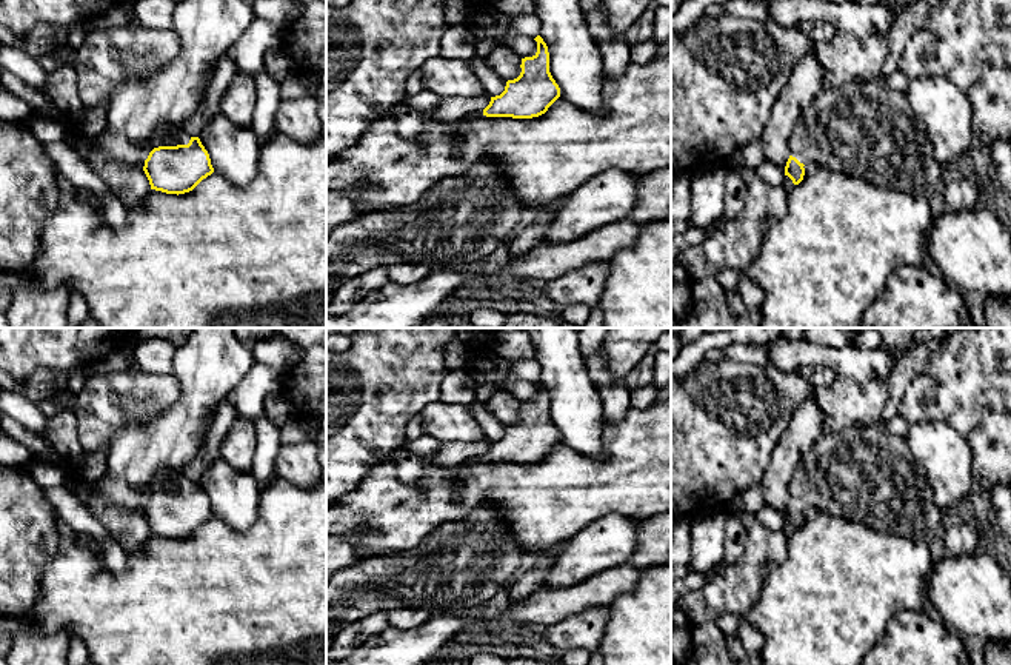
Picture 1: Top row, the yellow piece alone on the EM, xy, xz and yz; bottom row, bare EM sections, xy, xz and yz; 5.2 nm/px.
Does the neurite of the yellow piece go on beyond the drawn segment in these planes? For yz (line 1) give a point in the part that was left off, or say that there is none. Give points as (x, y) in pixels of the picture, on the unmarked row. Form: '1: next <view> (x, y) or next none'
1: next none

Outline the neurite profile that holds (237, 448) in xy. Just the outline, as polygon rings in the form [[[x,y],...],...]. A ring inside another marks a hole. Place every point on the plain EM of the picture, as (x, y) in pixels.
[[[237,420],[222,440],[220,457],[235,471],[252,473],[254,456],[254,423],[248,420]]]

